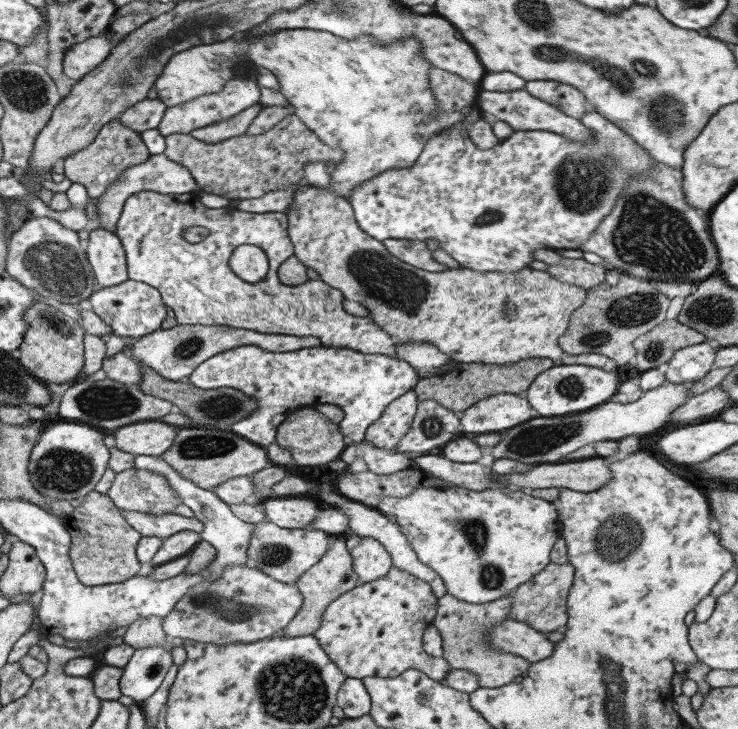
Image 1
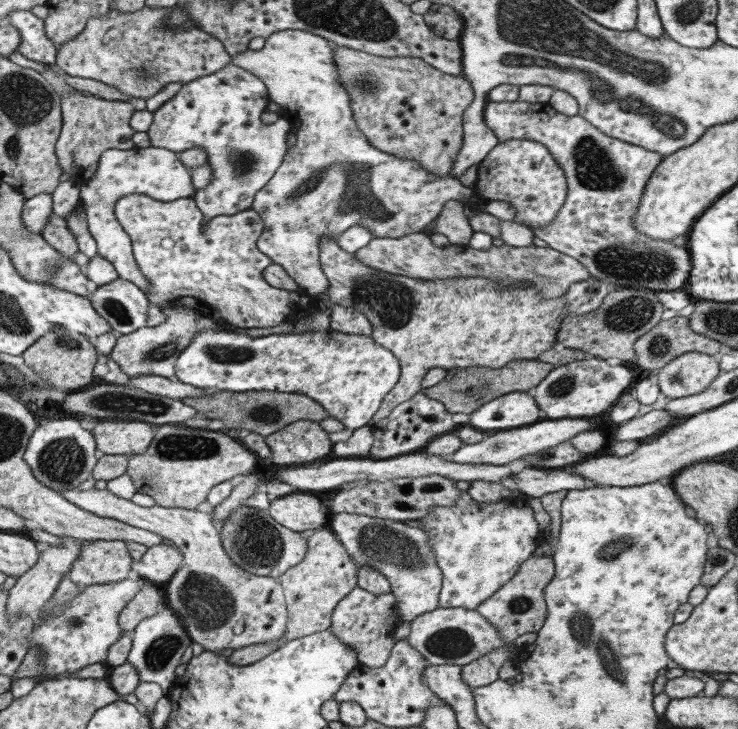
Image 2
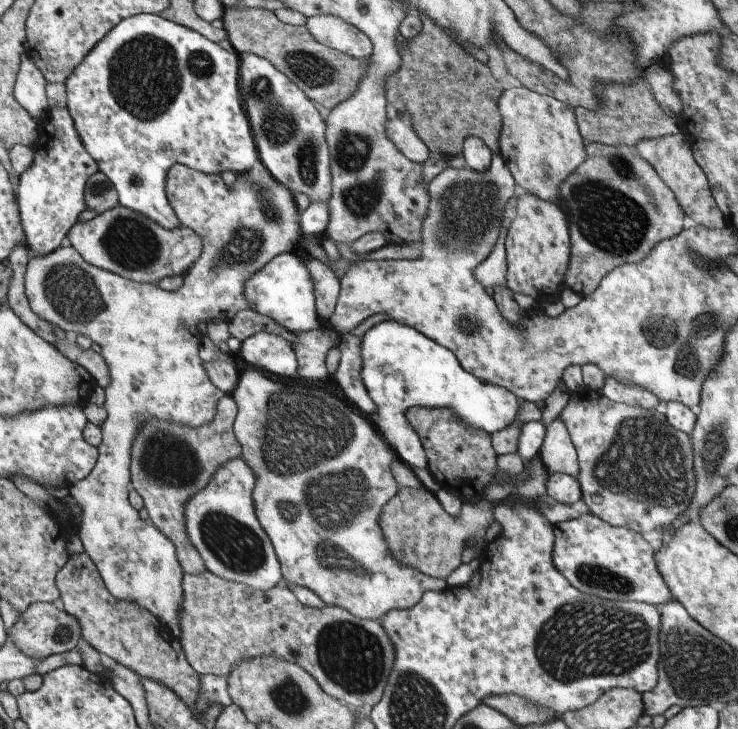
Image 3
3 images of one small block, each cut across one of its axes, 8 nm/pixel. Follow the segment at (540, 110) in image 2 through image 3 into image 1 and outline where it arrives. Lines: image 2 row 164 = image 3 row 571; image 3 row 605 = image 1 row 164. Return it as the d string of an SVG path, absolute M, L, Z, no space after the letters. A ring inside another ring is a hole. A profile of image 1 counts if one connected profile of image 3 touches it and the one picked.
M653 163L653 167L647 173L635 175L627 181L623 191L617 195L617 201L611 207L611 213L607 213L595 231L579 245L581 252L593 252L603 262L609 264L609 268L619 270L621 275L637 276L641 280L659 282L695 282L705 280L711 274L715 274L719 258L715 244L711 240L709 232L708 215L693 206L689 206L681 192L680 169L671 168L661 163Z

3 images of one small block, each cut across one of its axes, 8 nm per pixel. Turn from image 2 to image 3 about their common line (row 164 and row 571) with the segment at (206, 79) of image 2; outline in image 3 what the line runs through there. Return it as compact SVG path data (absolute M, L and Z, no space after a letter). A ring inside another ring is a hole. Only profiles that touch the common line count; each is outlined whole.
M241 457L224 462L210 481L188 498L184 521L188 541L199 553L205 569L219 578L264 591L281 584L281 575L269 537L254 513L253 485L254 474Z

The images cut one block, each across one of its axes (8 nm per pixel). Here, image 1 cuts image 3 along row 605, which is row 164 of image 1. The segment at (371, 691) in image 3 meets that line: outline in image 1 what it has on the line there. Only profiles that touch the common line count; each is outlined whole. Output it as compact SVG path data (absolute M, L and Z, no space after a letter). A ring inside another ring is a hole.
M293 114L261 134L232 136L216 144L204 144L190 134L169 134L164 140L162 154L190 172L199 192L234 199L259 198L269 191L297 185L304 180L303 165L307 161L339 163L342 158L342 151L324 146Z

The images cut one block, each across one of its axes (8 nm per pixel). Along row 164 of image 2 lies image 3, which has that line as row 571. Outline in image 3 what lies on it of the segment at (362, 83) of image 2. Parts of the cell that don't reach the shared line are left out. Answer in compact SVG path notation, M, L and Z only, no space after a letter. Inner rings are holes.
M398 487L387 504L382 506L378 523L384 541L396 561L428 577L445 580L461 564L462 550L470 539L486 540L486 530L495 522L492 517L493 508L493 502L481 498L474 505L461 502L460 511L451 516L425 488Z

